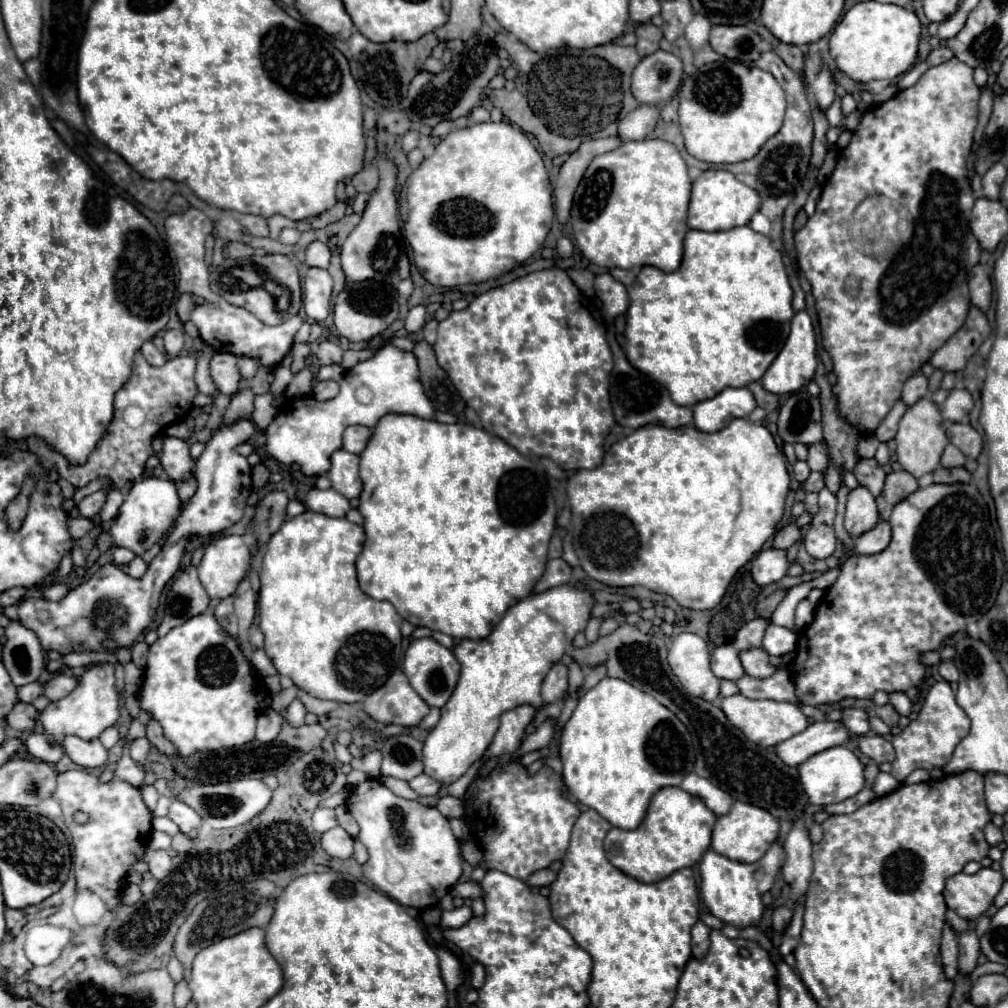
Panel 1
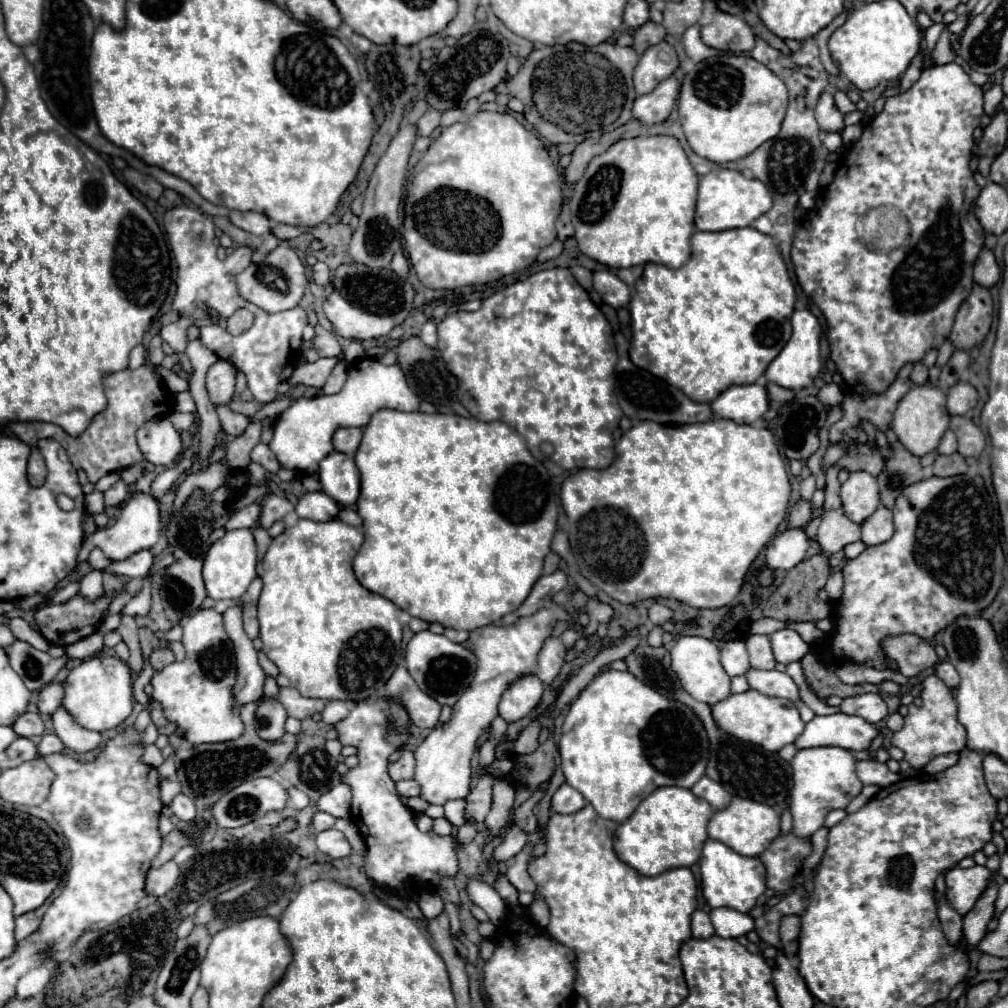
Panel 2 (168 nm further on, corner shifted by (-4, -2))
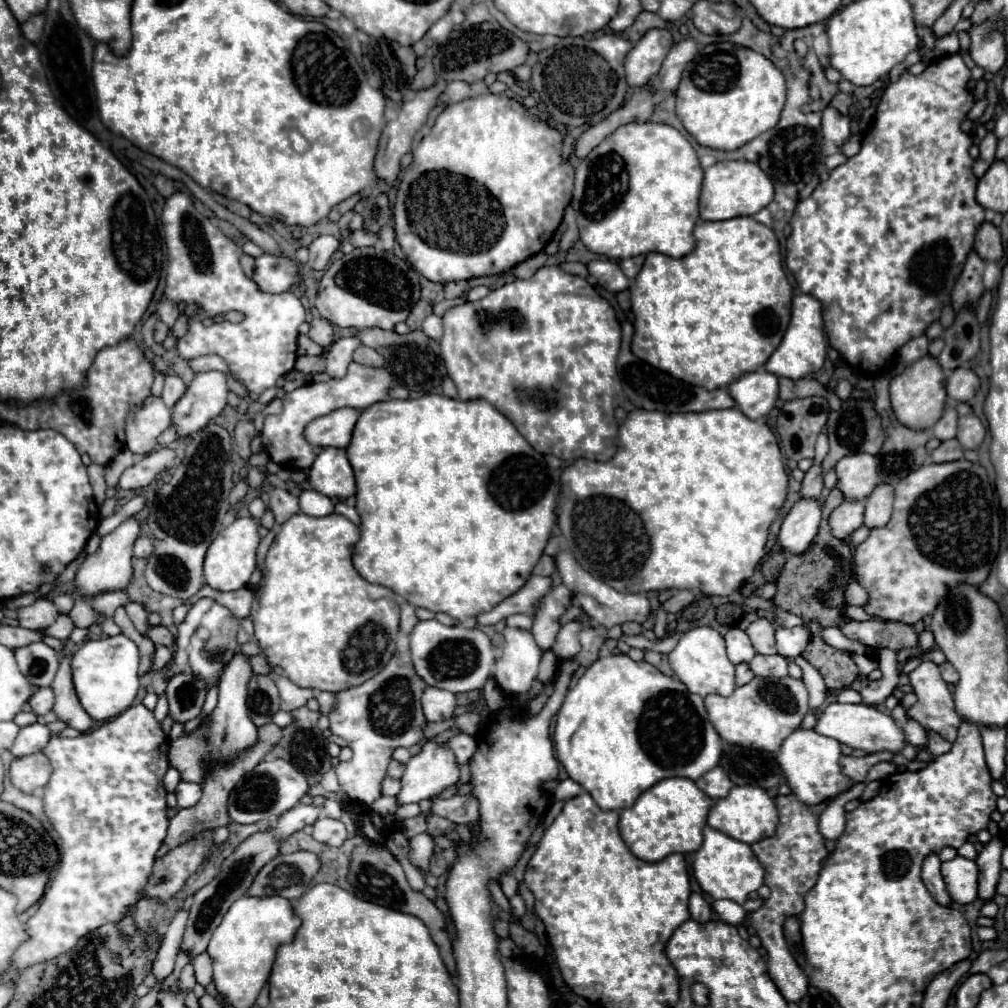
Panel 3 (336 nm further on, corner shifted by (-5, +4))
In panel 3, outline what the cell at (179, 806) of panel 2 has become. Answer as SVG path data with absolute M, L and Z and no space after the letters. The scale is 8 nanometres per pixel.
M181 780L175 794L177 794L177 808L191 808L201 798L201 786Z

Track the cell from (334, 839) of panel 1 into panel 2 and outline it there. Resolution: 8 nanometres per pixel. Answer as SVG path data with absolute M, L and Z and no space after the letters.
M330 828L330 830L324 830L316 836L316 846L320 852L328 854L330 858L344 858L352 852L352 846L348 844L346 836L336 830L336 828Z

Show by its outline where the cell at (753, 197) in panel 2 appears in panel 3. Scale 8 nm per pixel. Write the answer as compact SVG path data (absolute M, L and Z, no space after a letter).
M717 162L705 170L703 188L699 196L701 220L729 220L737 216L753 216L773 200L773 184L769 176L753 162Z

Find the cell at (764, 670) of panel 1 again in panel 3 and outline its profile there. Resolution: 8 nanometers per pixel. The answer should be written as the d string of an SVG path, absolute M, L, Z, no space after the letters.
M759 618L747 628L747 634L751 638L751 644L757 654L777 654L775 648L775 624L767 618Z

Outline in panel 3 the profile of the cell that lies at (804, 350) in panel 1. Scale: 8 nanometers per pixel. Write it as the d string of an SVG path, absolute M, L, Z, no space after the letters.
M797 294L793 298L791 322L785 332L785 338L781 340L781 346L771 354L769 362L765 364L765 370L775 376L785 376L785 378L797 380L797 378L817 372L823 366L825 356L827 356L827 338L823 332L821 304L809 294Z

